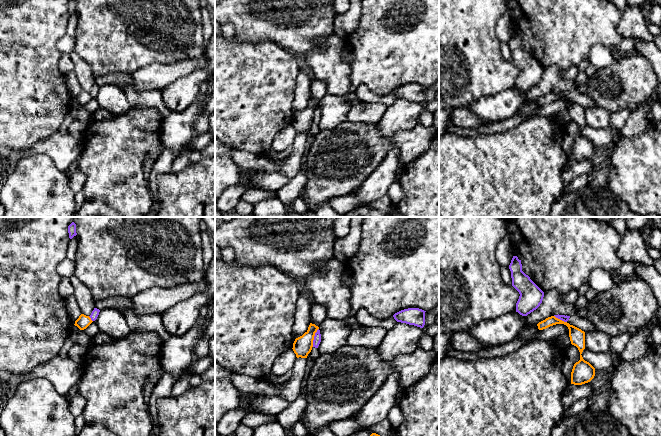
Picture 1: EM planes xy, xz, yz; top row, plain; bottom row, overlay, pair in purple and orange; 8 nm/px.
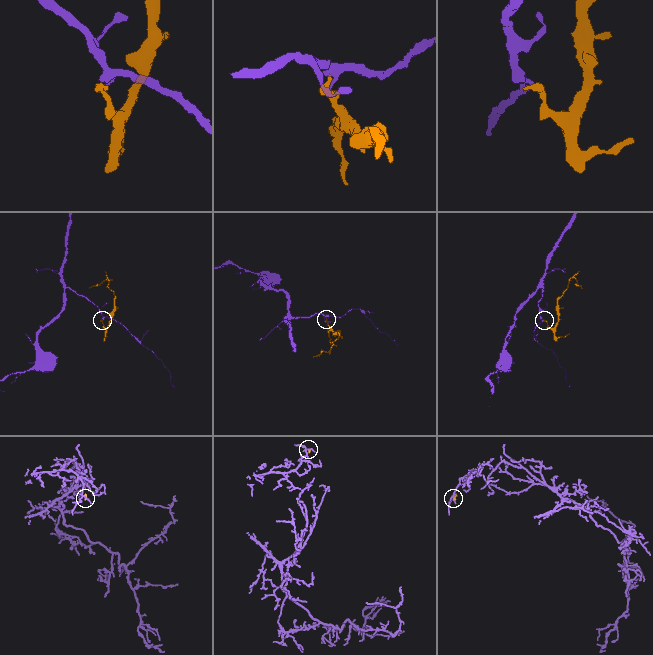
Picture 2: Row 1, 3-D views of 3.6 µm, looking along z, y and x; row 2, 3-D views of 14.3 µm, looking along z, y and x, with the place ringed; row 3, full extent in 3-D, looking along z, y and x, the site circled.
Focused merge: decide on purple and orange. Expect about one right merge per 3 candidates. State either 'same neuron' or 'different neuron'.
different neuron

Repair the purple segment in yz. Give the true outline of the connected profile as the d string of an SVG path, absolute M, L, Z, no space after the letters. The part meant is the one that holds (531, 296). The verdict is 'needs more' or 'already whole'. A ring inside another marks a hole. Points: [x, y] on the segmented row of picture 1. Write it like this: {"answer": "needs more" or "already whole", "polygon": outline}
{"answer": "already whole", "polygon": "M513 256L509 269L512 286L520 294L516 303L516 312L522 316L527 316L540 306L544 292L522 271L521 260L517 256Z"}

